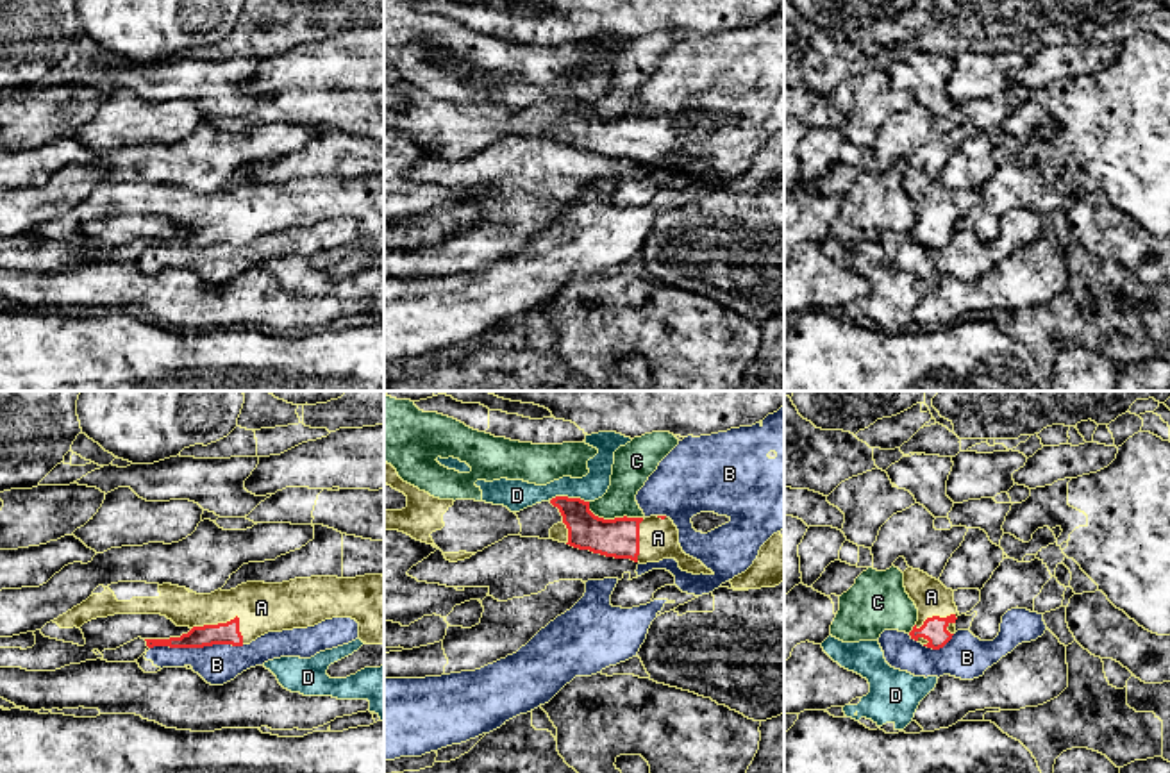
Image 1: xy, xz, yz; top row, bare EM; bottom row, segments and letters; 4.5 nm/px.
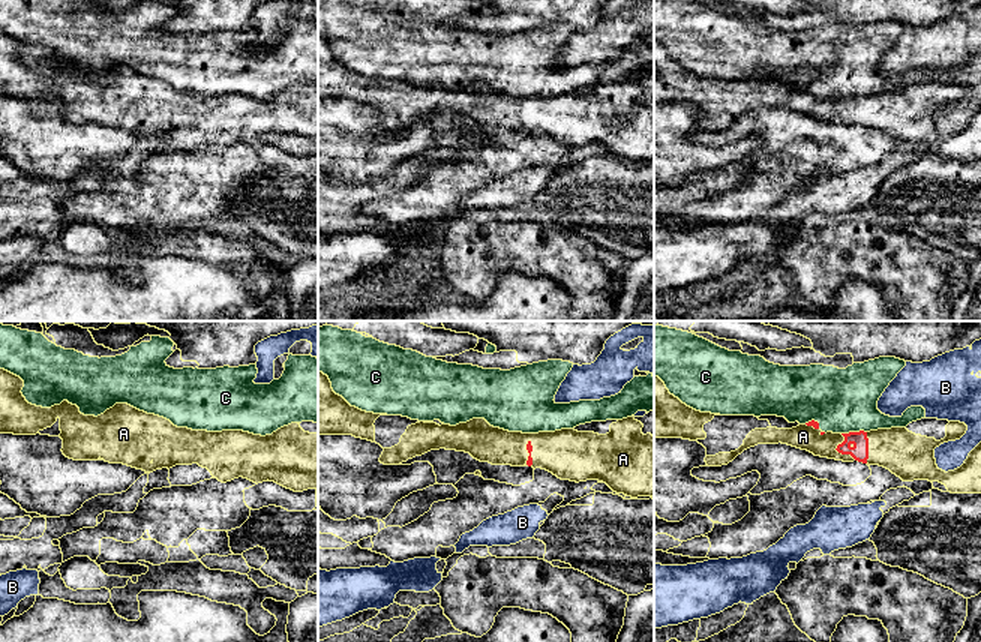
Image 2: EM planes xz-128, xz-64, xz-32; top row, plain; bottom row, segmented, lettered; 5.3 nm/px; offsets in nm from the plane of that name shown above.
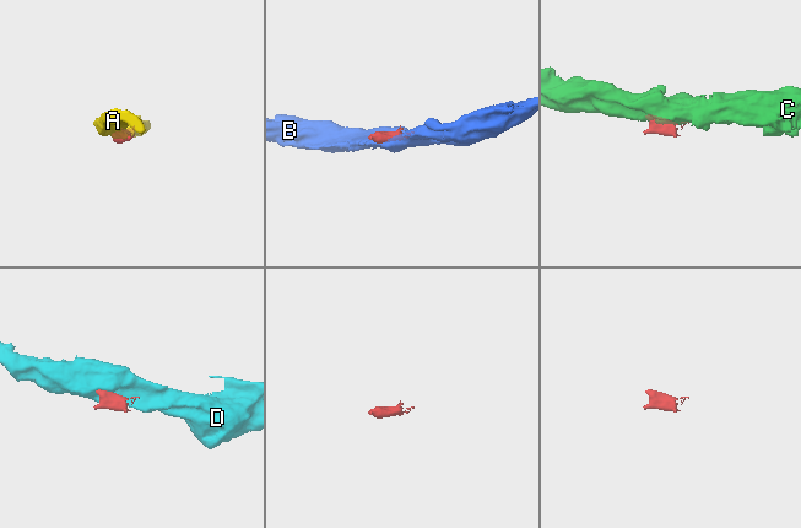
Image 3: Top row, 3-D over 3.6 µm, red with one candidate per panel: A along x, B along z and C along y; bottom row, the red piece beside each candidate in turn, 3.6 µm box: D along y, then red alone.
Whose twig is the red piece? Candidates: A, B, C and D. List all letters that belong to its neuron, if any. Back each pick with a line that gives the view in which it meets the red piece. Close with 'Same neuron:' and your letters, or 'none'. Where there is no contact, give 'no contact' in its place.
A: meets red in xy
Same neuron: A

